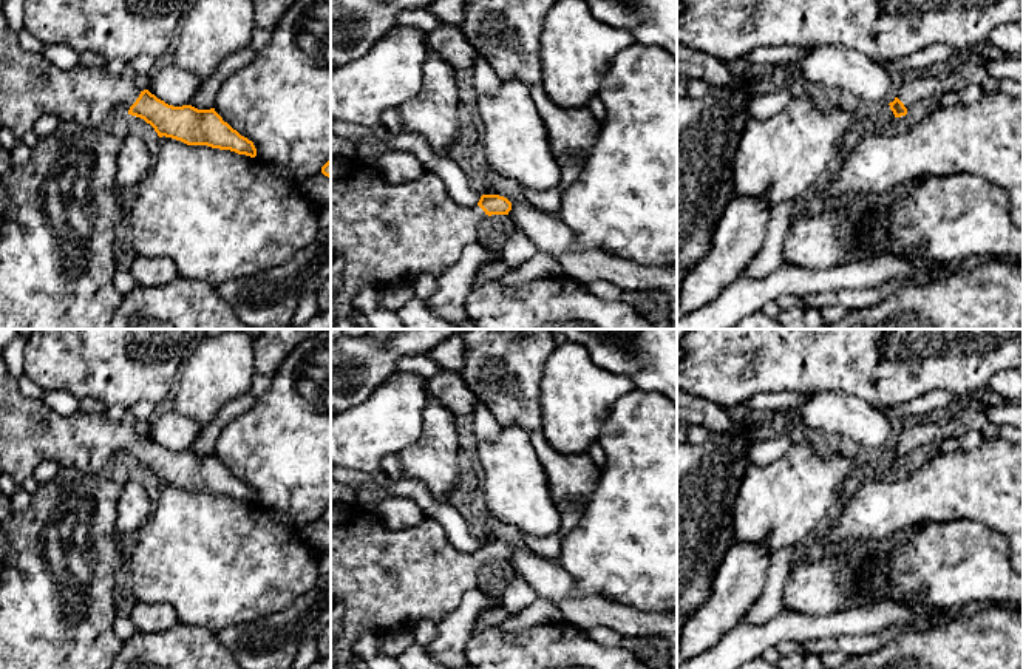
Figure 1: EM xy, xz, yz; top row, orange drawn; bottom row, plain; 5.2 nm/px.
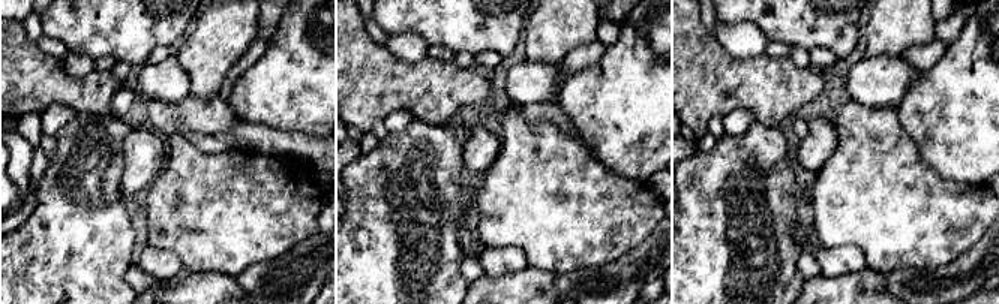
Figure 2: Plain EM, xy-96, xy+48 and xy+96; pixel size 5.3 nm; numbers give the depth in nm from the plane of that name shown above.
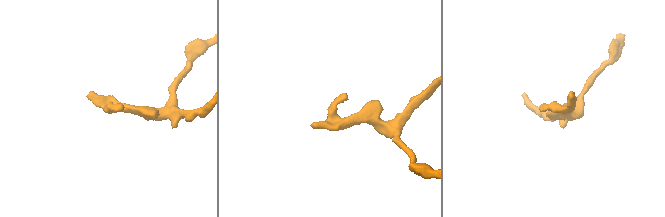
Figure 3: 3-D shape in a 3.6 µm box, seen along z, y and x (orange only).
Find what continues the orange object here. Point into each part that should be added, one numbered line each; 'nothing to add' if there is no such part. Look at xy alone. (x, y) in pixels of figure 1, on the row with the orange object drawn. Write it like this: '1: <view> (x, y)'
1: xy (31, 87)

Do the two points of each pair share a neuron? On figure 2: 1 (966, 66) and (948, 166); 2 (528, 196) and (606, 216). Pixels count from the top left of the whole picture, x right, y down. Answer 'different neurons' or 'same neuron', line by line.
1: same neuron
2: same neuron

